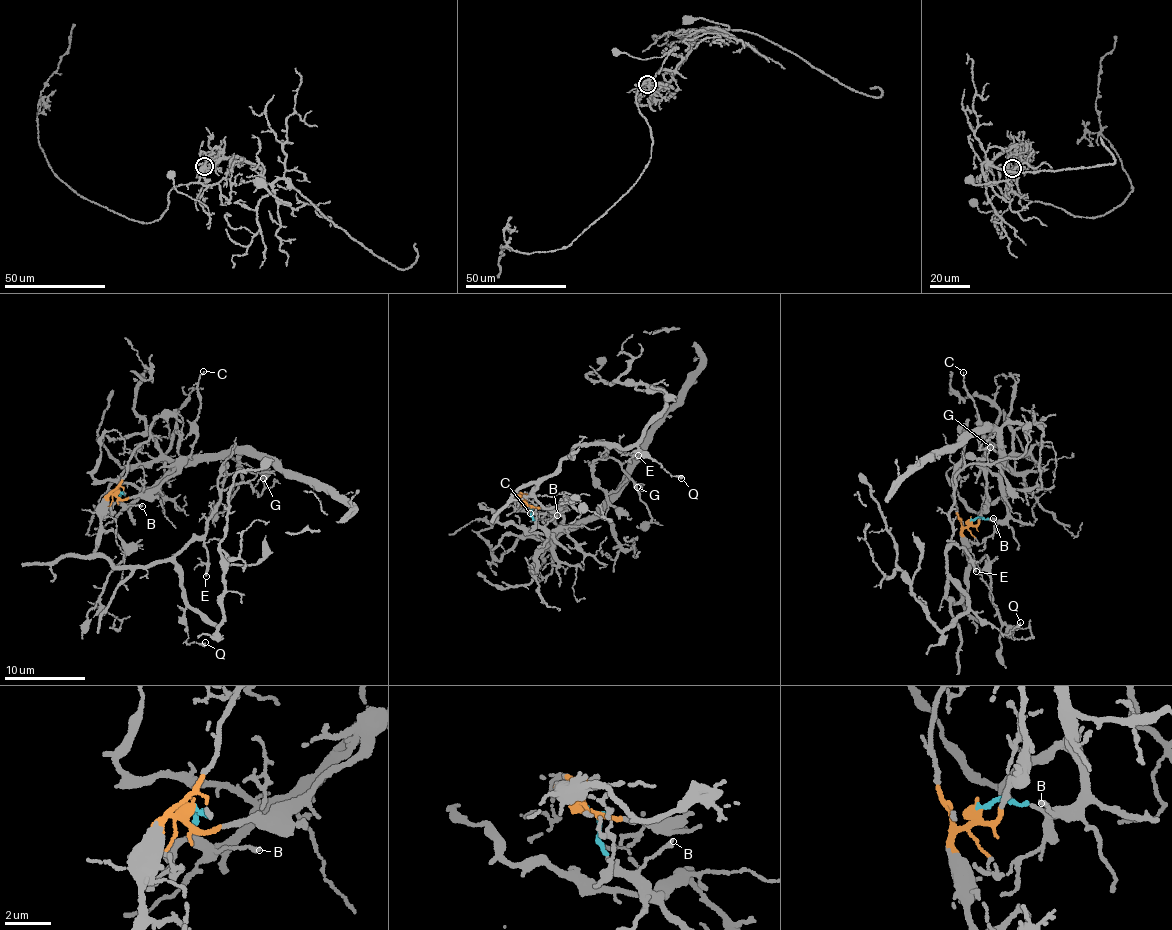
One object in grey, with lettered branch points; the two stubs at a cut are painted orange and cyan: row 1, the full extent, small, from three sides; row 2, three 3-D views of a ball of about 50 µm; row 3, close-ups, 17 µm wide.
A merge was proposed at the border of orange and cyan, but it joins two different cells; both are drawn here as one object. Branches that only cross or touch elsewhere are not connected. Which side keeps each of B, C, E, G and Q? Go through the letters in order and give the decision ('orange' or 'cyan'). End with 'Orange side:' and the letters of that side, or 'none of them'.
B: cyan
C: orange
E: orange
G: orange
Q: orange
Orange side: C, E, G, Q

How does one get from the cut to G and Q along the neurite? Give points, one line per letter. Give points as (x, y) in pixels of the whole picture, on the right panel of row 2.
G: (970, 520), (963, 531), (965, 592), (958, 602), (947, 596), (955, 478), (971, 464), (987, 462), (990, 447)
Q: (970, 520), (963, 531), (965, 592), (954, 601), (946, 597), (950, 579), (967, 607), (1003, 634), (1020, 622)

